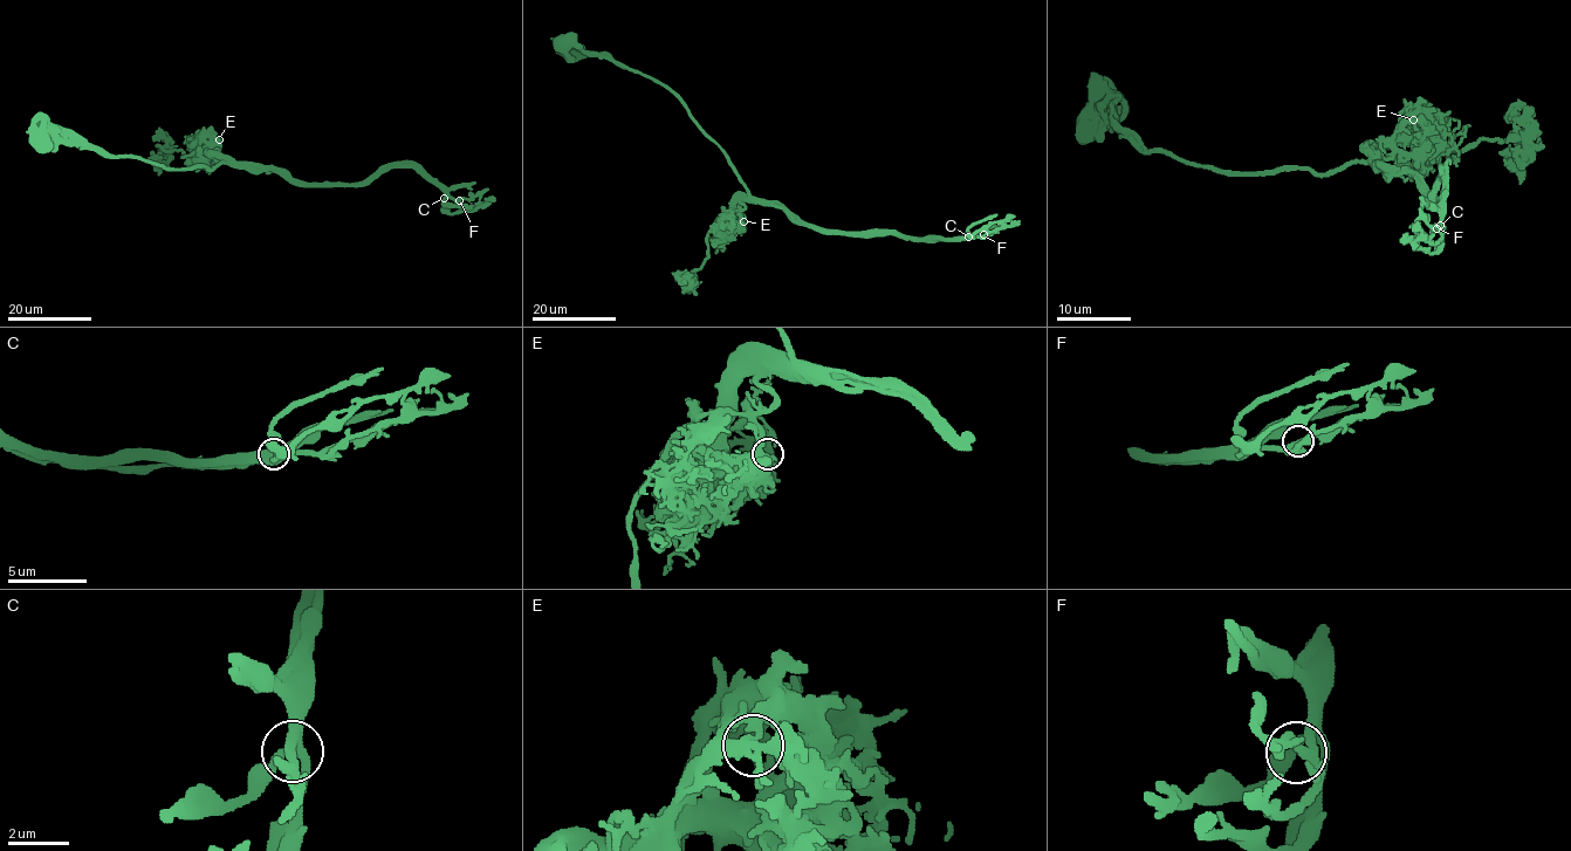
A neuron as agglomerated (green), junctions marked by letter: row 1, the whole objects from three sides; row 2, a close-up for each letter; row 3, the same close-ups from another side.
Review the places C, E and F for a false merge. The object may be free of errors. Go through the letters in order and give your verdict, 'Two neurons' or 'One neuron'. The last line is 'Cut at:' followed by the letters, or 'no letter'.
C: One neuron
E: Two neurons
F: One neuron
Cut at: E

